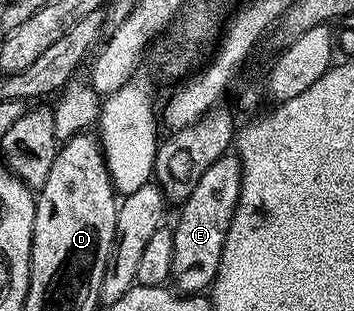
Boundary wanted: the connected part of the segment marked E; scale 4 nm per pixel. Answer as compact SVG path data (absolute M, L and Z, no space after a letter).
M231 151L223 154L217 164L217 171L219 171L219 199L192 197L184 201L178 210L180 213L175 221L175 229L173 228L171 233L173 239L171 277L174 288L185 295L202 294L219 276L224 241L232 225L236 204L239 202L242 169L238 156Z

